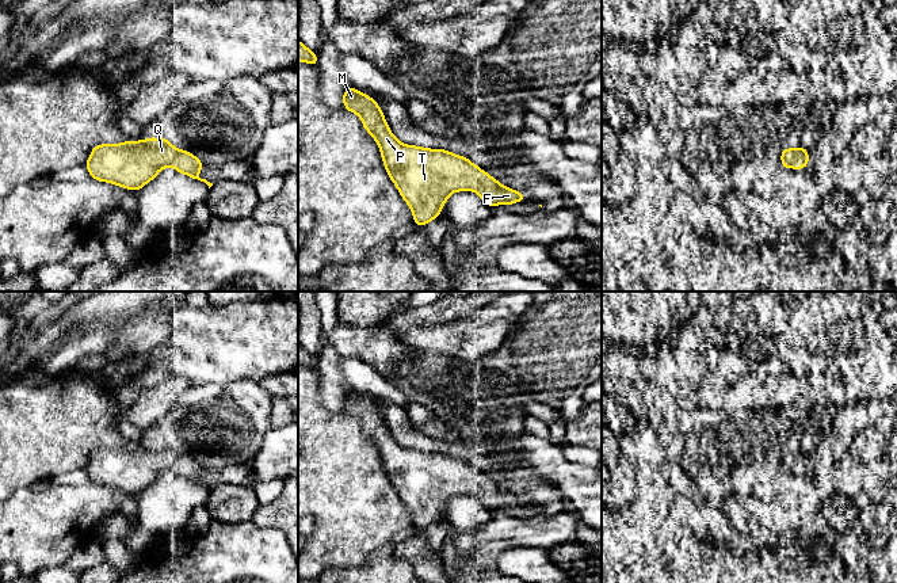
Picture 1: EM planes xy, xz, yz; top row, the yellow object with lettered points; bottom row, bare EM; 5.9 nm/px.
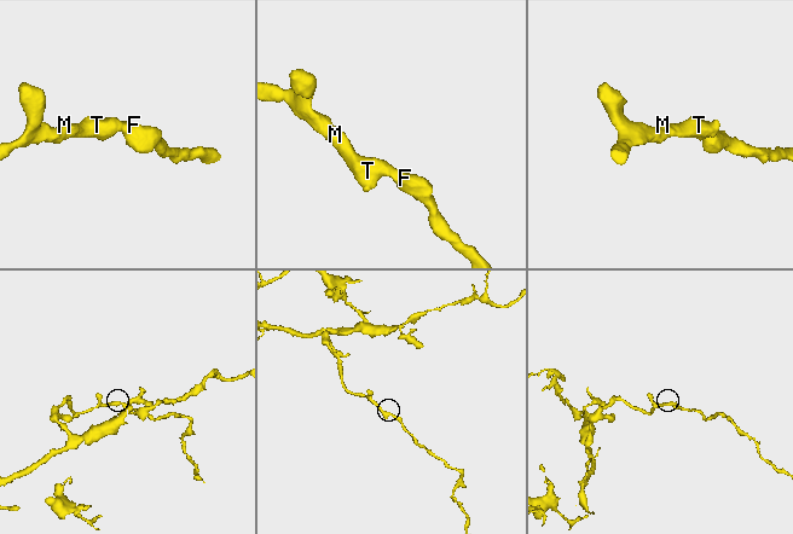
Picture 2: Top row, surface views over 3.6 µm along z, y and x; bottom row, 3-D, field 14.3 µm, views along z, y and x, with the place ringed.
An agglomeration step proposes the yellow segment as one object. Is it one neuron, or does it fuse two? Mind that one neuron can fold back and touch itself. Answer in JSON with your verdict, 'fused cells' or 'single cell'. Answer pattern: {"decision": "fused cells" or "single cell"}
{"decision": "single cell"}

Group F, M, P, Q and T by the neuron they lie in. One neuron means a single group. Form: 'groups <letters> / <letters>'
groups F M P Q T

